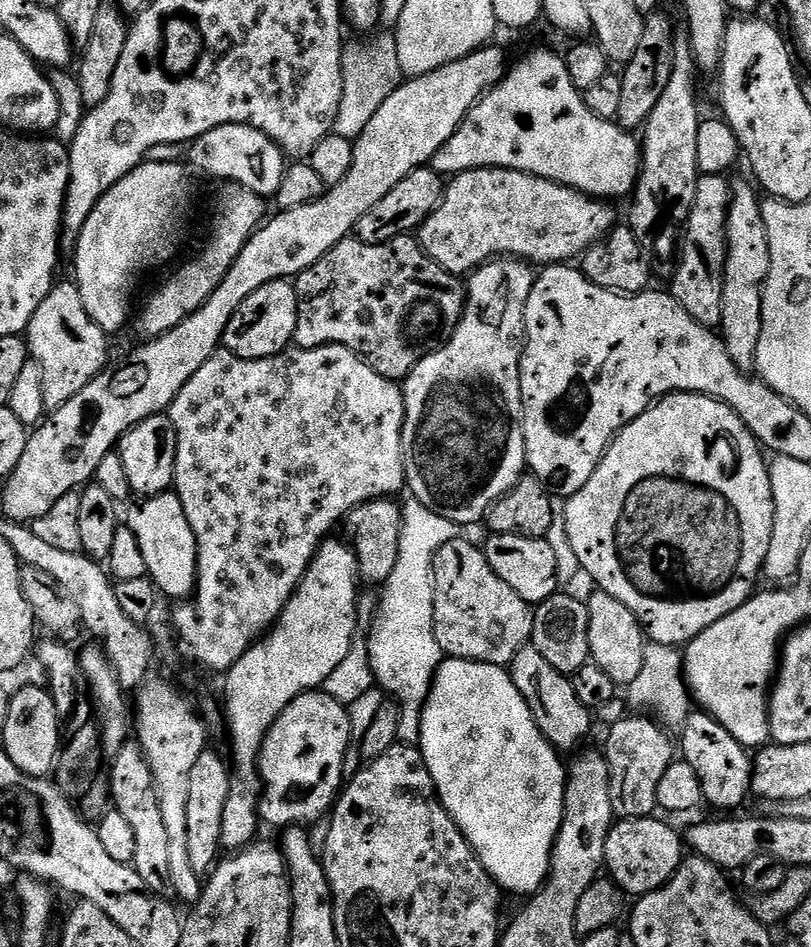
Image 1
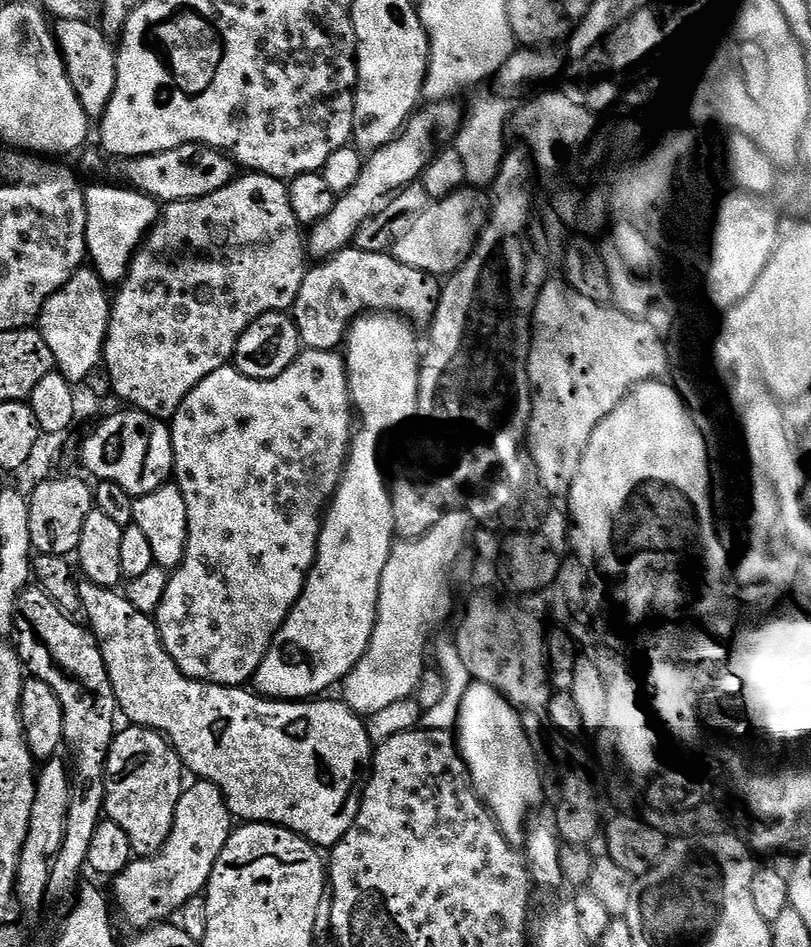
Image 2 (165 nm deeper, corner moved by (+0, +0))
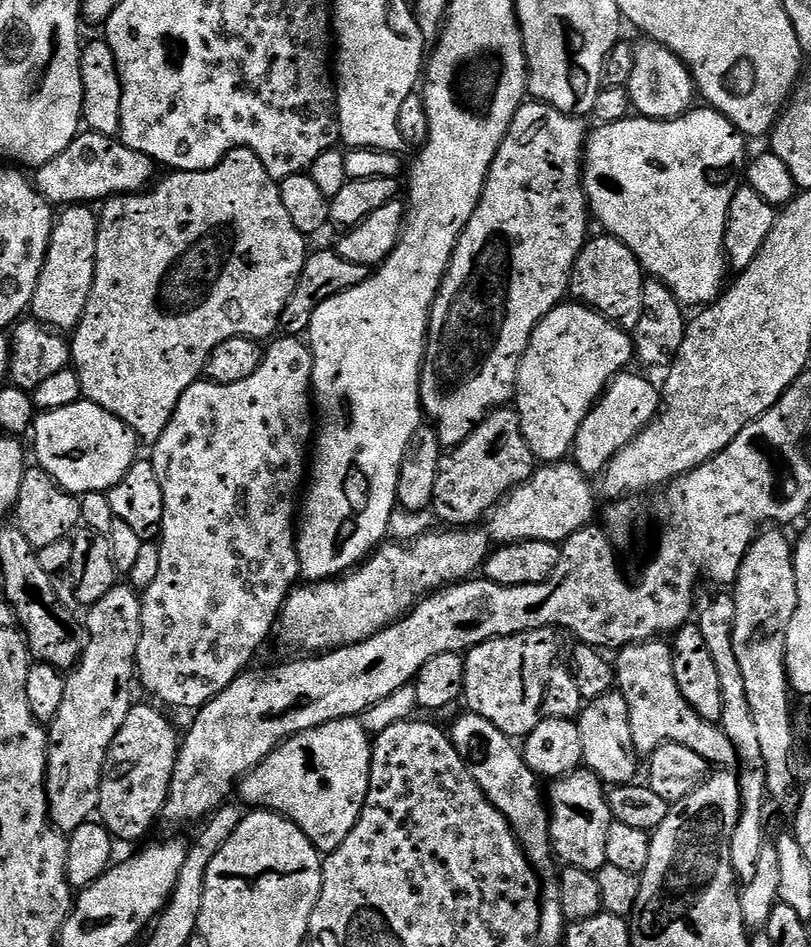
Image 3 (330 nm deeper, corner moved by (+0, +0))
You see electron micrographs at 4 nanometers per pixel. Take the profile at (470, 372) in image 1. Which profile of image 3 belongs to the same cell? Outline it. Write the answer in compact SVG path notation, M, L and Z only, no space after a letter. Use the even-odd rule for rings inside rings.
M525 102L520 105L519 110L514 114L514 122L510 122L510 130L506 134L506 138L502 138L502 146L498 146L498 154L494 158L494 162L490 166L488 171L488 177L486 178L486 186L482 190L482 198L478 202L478 206L474 210L474 214L470 218L470 222L466 222L466 226L462 230L462 234L458 238L456 243L456 249L454 254L450 258L448 263L448 269L444 275L444 280L440 284L440 289L436 295L436 300L432 304L432 311L428 313L428 341L424 347L424 365L420 371L420 407L422 409L423 415L428 416L431 423L436 429L438 438L440 439L441 445L445 449L458 448L460 444L472 433L473 430L482 423L486 417L488 417L489 411L493 408L503 408L515 397L516 394L516 379L520 373L520 359L524 357L524 352L528 348L528 343L530 338L534 334L534 330L538 326L538 322L542 322L542 318L546 318L546 314L550 314L550 310L554 310L559 304L569 295L570 292L570 281L572 278L572 268L576 264L576 259L581 250L583 250L586 241L589 239L590 231L588 232L588 220L590 224L590 209L588 206L588 195L584 192L584 177L582 175L582 161L584 159L584 145L586 143L586 127L584 128L585 121L579 116L567 116L562 114L558 110L554 110L554 106L549 104L541 104L539 102Z

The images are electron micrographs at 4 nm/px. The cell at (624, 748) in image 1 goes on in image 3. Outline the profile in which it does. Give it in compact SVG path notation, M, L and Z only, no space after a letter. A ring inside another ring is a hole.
M657 638L644 644L626 645L619 649L617 656L620 657L614 660L614 684L626 698L626 706L630 710L630 734L637 753L647 758L663 744L685 744L694 750L694 754L702 754L709 765L735 765L736 751L723 728L719 723L699 716L694 706L682 698L682 690L678 690L678 682L674 678L672 650L671 643Z

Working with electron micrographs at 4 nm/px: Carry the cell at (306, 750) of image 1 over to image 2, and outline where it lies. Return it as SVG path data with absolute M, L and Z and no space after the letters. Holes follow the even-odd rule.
M87 582L79 585L80 607L83 619L87 627L96 638L96 645L100 647L100 654L104 659L104 666L108 671L108 681L112 687L112 698L115 707L125 716L127 723L141 728L153 728L168 741L175 759L180 760L193 772L193 777L201 780L208 780L220 792L224 807L230 813L233 812L240 822L259 822L261 824L276 824L280 828L289 828L296 836L301 836L309 844L317 849L331 849L344 836L346 830L352 825L353 813L344 812L348 799L352 796L352 787L356 784L356 771L360 768L360 748L356 745L356 735L359 737L362 732L361 717L344 704L340 698L335 700L324 700L328 698L313 698L311 700L270 700L267 696L261 696L247 687L237 686L231 688L225 684L207 684L201 680L191 680L183 676L176 668L176 663L164 652L160 645L160 637L156 635L156 625L153 617L146 613L139 612L127 601L119 591L103 588L97 584Z

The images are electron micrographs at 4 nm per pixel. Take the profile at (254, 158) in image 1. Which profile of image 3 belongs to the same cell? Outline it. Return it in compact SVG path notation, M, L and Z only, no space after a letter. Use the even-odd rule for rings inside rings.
M84 130L58 158L35 169L34 187L53 206L88 206L93 203L91 200L103 202L121 194L145 191L153 179L152 168L153 161L141 152L130 150L113 137Z

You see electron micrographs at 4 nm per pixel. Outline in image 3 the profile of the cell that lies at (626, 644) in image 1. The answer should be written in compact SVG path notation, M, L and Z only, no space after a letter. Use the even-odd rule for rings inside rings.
M609 690L591 697L581 707L578 723L582 734L582 754L587 771L600 777L608 786L633 783L637 779L638 753L634 746L634 738L630 734L630 710L621 692Z

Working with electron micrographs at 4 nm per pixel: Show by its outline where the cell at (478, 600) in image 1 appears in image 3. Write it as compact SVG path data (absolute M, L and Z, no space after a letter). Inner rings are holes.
M553 627L539 628L533 632L487 640L469 648L464 656L466 682L463 699L468 700L467 711L477 712L482 718L494 722L494 726L498 726L502 734L513 738L526 738L532 733L534 726L538 726L538 722L549 720L551 716L579 717L582 697L575 675L566 663L566 648L564 652L560 636L561 633Z

